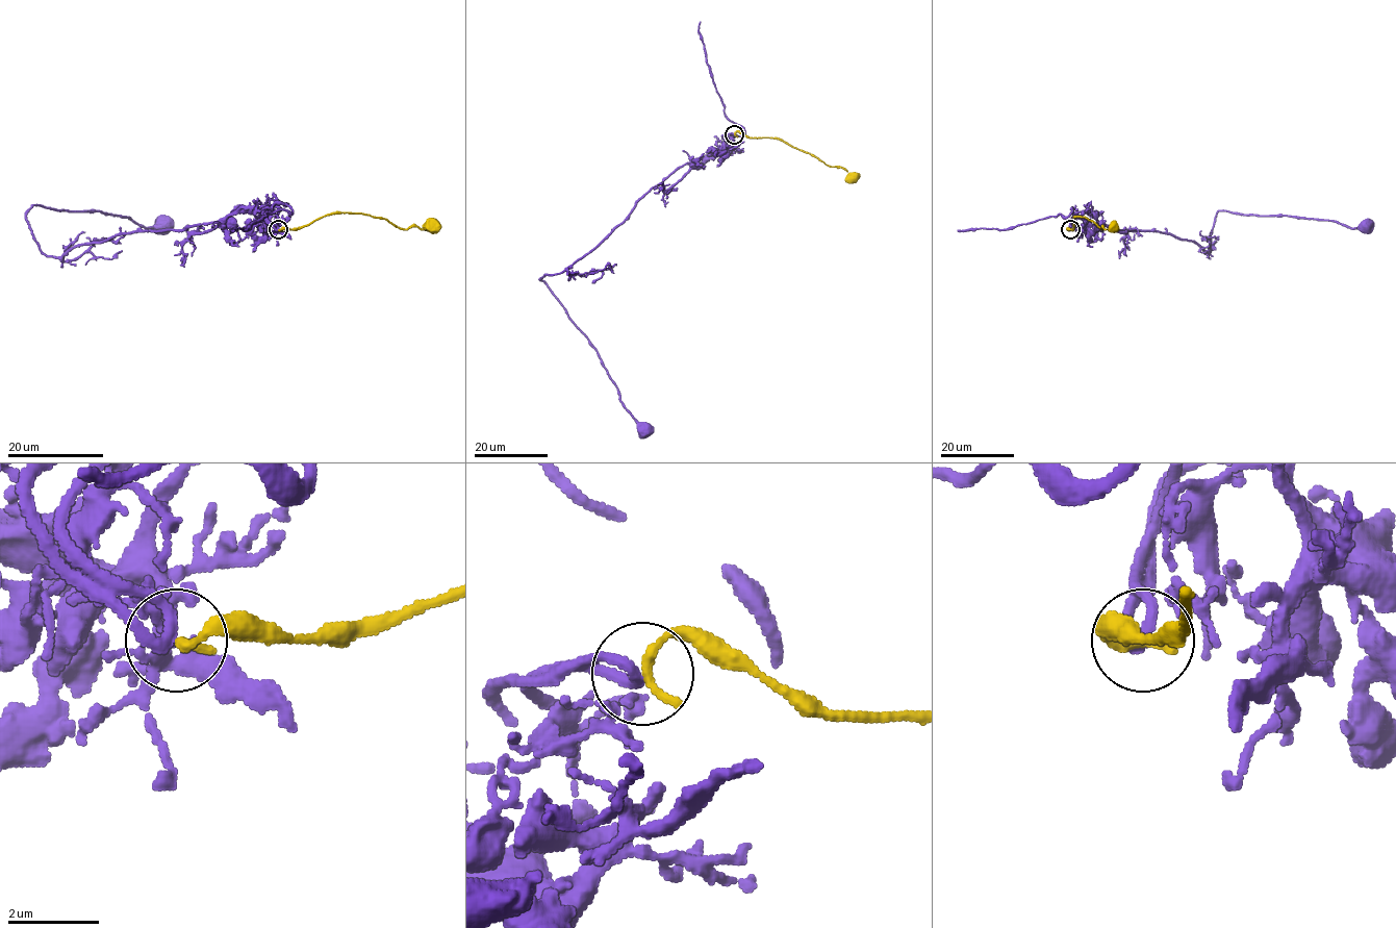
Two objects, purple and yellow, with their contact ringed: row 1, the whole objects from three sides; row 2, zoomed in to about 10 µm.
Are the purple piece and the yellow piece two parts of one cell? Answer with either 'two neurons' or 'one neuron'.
two neurons

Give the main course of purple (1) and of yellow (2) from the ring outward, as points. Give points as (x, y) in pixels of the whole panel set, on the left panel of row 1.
1: (278, 229), (270, 207), (239, 207), (55, 256), (41, 250), (26, 212), (42, 205), (165, 223)
2: (278, 229), (304, 227), (324, 216), (340, 212), (381, 217), (405, 229), (432, 229), (436, 225)

